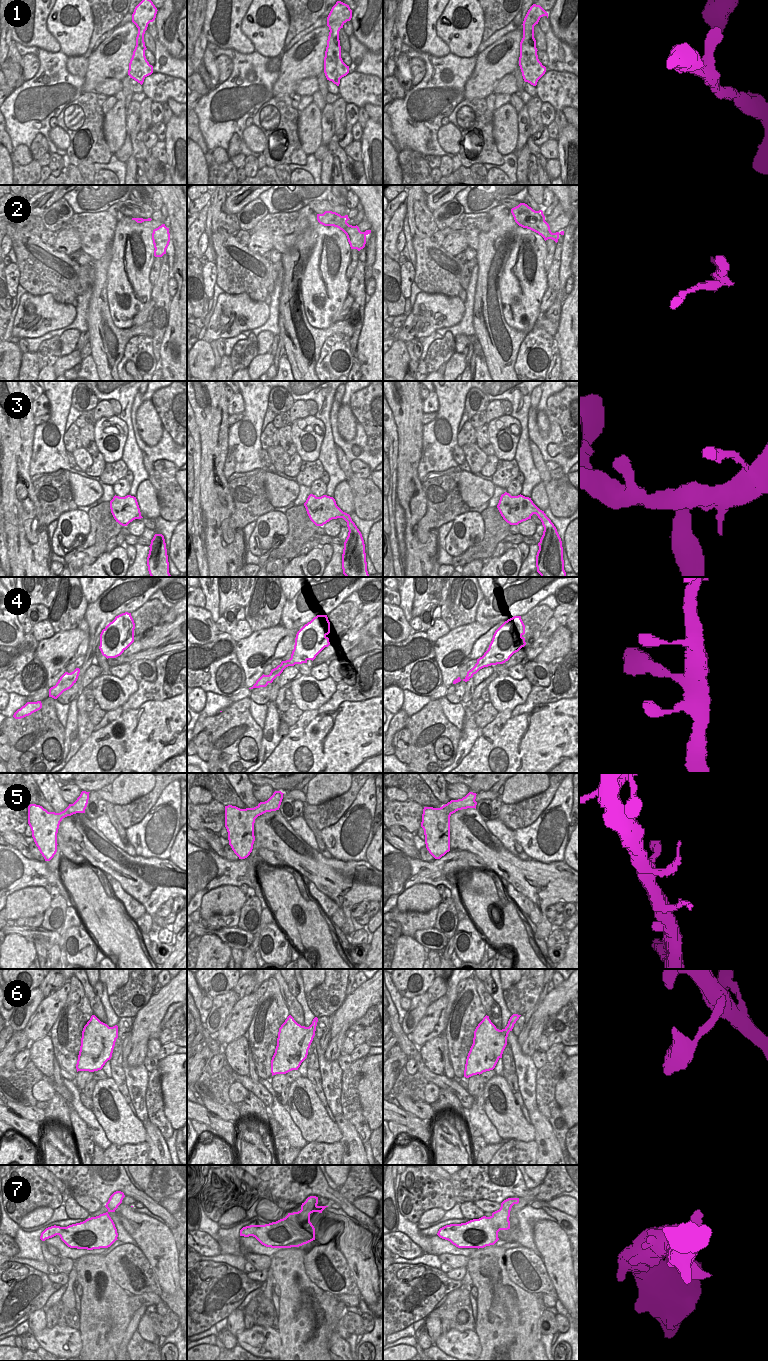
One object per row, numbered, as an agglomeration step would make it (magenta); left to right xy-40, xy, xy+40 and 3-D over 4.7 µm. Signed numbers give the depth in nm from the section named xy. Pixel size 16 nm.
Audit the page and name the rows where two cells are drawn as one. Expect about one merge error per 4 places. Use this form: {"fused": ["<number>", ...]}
{"fused": []}

